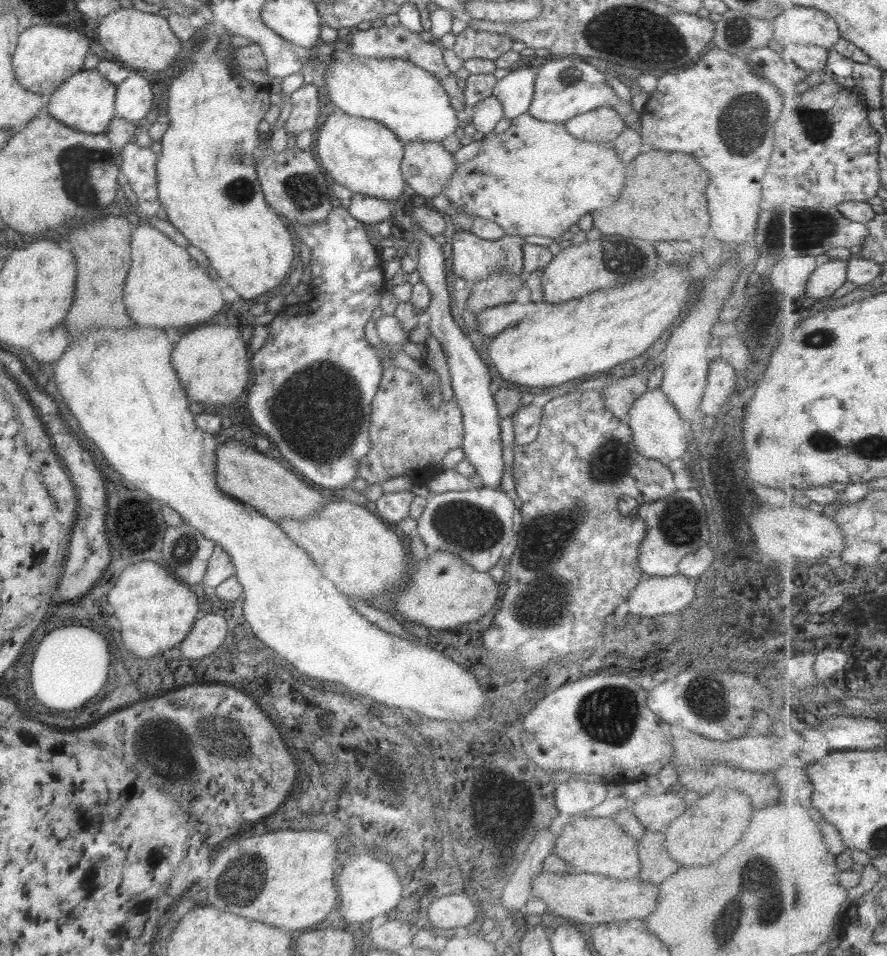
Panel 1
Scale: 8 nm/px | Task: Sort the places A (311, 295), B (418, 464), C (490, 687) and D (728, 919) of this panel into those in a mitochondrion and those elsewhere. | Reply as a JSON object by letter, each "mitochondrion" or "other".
{"A":"other","B":"other","C":"other","D":"mitochondrion"}

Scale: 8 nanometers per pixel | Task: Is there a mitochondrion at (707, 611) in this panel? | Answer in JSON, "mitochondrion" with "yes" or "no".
{"mitochondrion":"no"}

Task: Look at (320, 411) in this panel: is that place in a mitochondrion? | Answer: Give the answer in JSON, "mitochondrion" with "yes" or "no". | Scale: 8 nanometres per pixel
{"mitochondrion":"yes"}

